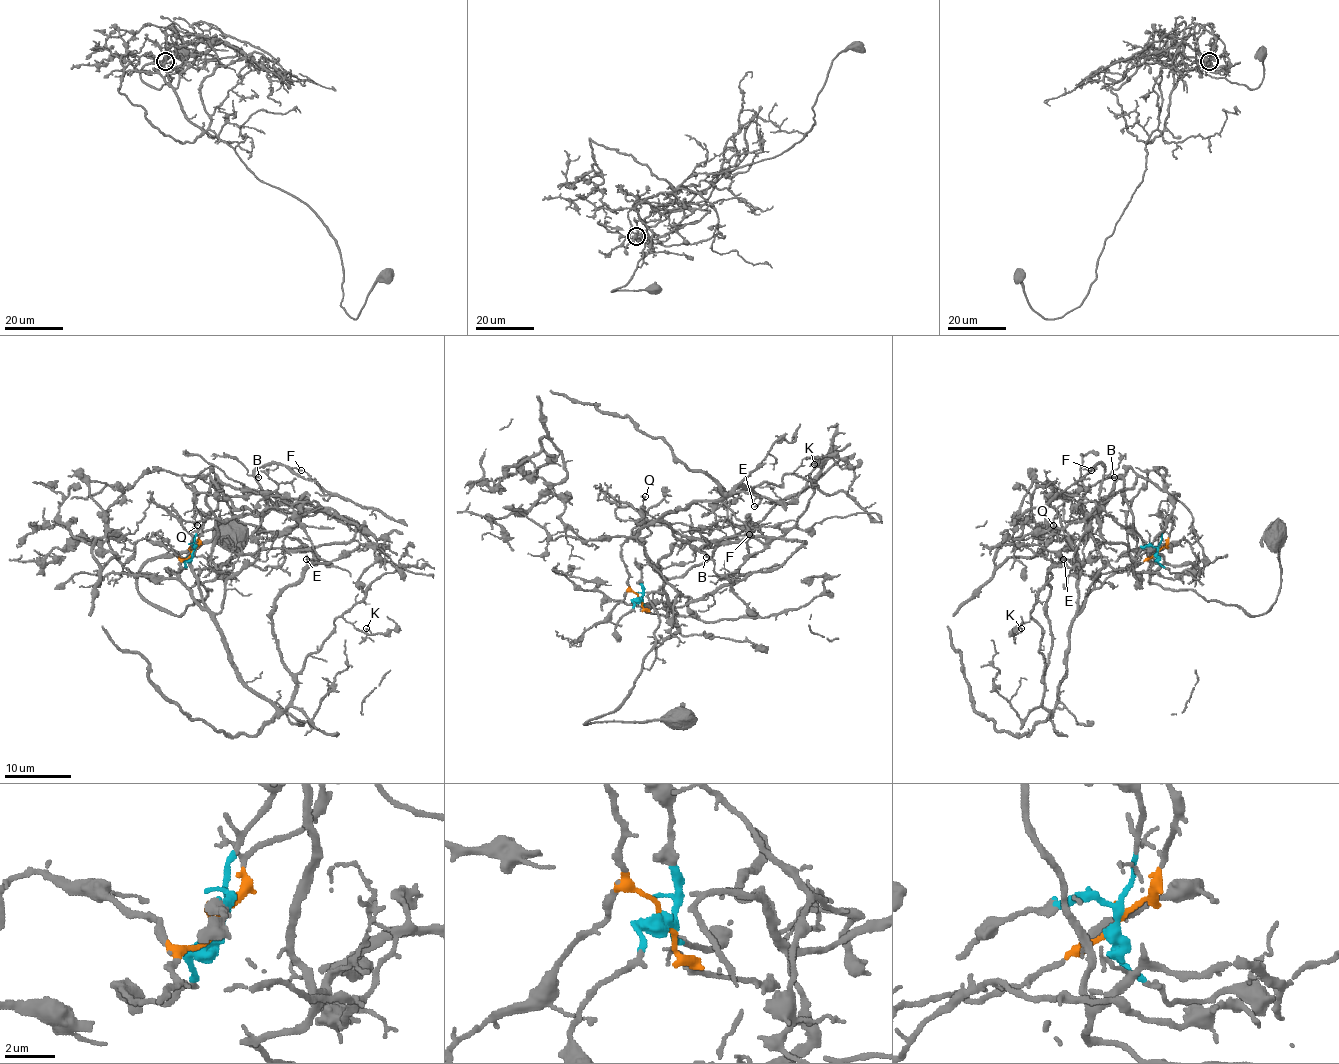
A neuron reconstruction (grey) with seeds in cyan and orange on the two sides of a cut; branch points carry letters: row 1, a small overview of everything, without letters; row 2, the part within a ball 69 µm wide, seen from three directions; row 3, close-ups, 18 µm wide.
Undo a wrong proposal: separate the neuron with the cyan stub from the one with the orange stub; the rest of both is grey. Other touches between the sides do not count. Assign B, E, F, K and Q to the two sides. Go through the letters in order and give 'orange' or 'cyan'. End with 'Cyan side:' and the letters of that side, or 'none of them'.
B: cyan
E: orange
F: cyan
K: orange
Q: cyan
Cyan side: B, F, Q

